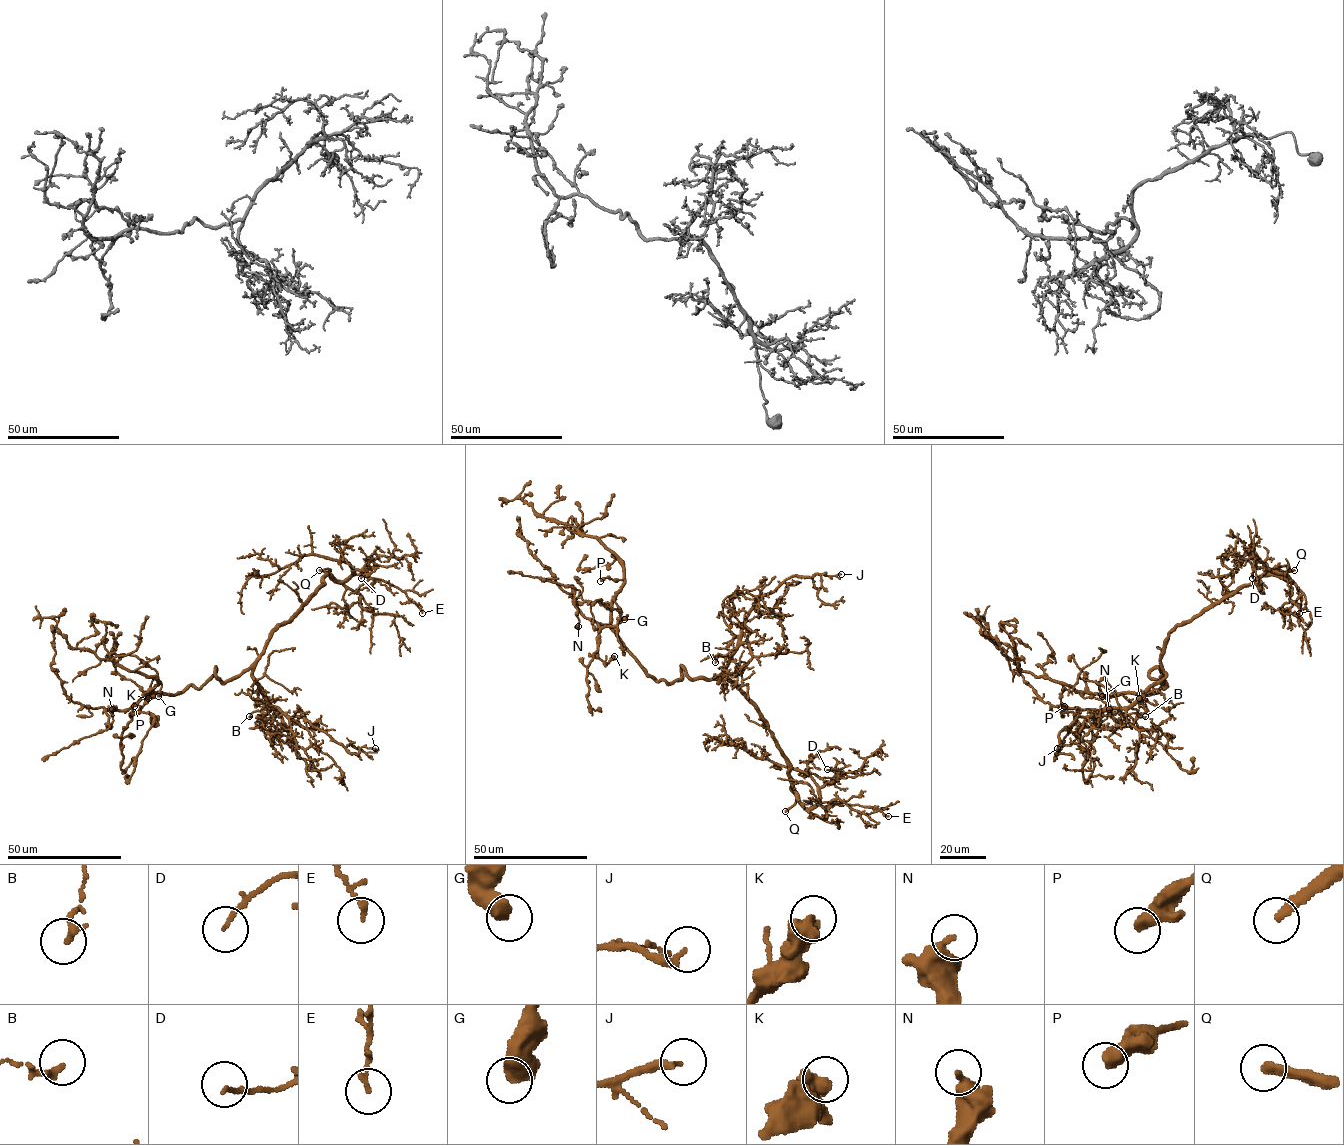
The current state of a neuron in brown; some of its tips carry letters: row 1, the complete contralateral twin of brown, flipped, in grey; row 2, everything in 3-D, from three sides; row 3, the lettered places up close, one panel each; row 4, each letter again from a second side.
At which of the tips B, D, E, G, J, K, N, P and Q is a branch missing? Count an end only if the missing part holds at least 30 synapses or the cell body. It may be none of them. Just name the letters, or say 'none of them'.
Q

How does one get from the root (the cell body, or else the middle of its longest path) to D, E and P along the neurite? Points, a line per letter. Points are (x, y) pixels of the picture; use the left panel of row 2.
D: (247, 668), (262, 651), (269, 635), (308, 601), (327, 575), (343, 581), (355, 570), (375, 569), (361, 578)
E: (247, 668), (269, 635), (308, 601), (327, 575), (339, 581), (355, 574), (383, 580), (402, 590), (422, 613)
P: (247, 668), (223, 682), (216, 667), (200, 688), (189, 685), (181, 693), (145, 695), (157, 683), (134, 706)

